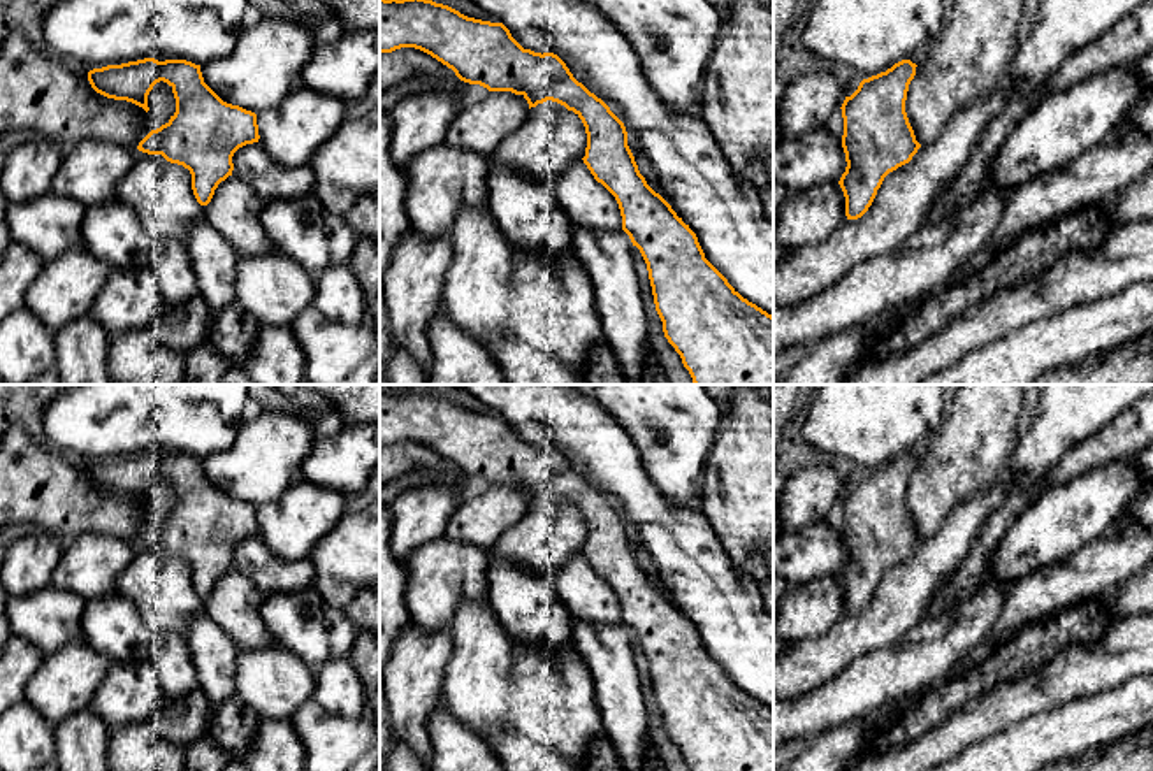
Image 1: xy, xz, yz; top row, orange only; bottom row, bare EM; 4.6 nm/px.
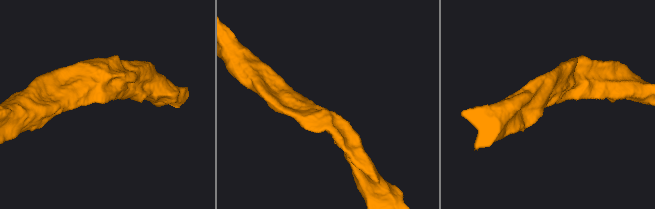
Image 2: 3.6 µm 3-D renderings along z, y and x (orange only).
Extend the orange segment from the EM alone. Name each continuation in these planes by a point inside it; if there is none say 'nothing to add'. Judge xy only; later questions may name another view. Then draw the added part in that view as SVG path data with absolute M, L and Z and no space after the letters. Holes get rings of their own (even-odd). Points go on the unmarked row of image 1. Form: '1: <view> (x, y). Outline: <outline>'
nothing to add

